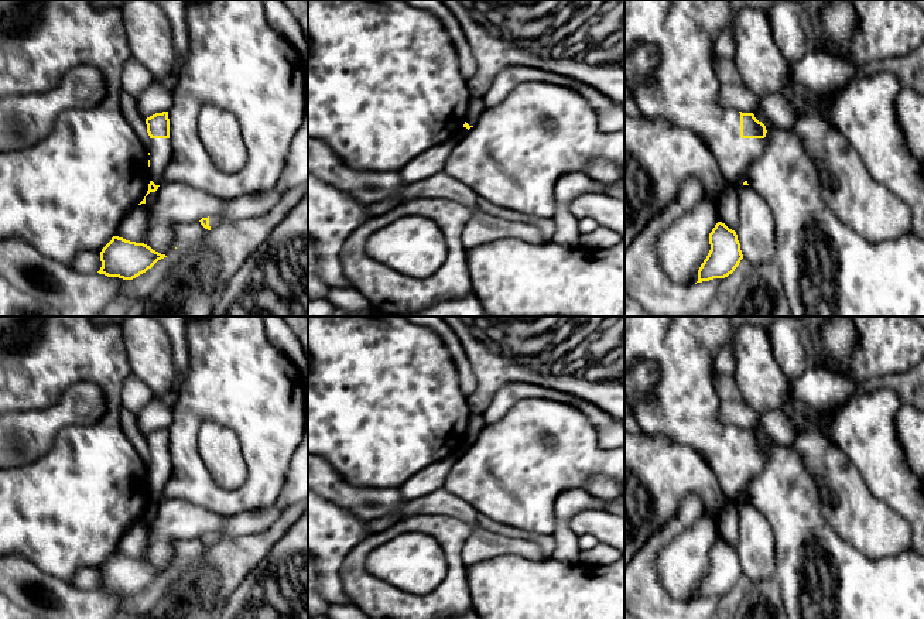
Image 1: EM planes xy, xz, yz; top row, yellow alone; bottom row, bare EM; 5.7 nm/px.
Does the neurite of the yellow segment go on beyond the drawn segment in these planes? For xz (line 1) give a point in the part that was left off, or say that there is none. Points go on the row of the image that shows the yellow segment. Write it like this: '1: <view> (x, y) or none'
1: none

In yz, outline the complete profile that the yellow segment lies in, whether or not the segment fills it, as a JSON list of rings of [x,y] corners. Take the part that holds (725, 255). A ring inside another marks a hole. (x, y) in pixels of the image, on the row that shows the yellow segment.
[[[718,222],[709,233],[711,250],[698,270],[698,281],[725,278],[735,271],[743,259],[735,230]]]

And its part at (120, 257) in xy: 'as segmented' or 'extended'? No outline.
as segmented

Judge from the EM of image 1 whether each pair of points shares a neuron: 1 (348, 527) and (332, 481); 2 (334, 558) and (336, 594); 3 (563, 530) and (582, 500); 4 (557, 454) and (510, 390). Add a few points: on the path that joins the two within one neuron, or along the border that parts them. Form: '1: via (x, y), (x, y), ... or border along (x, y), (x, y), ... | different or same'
1: border along (322, 498), (348, 509), (368, 523) | different
2: via (332, 567), (332, 585) | same
3: via (563, 522), (563, 516), (574, 505) | same
4: border along (548, 397), (520, 399), (495, 423) | different

